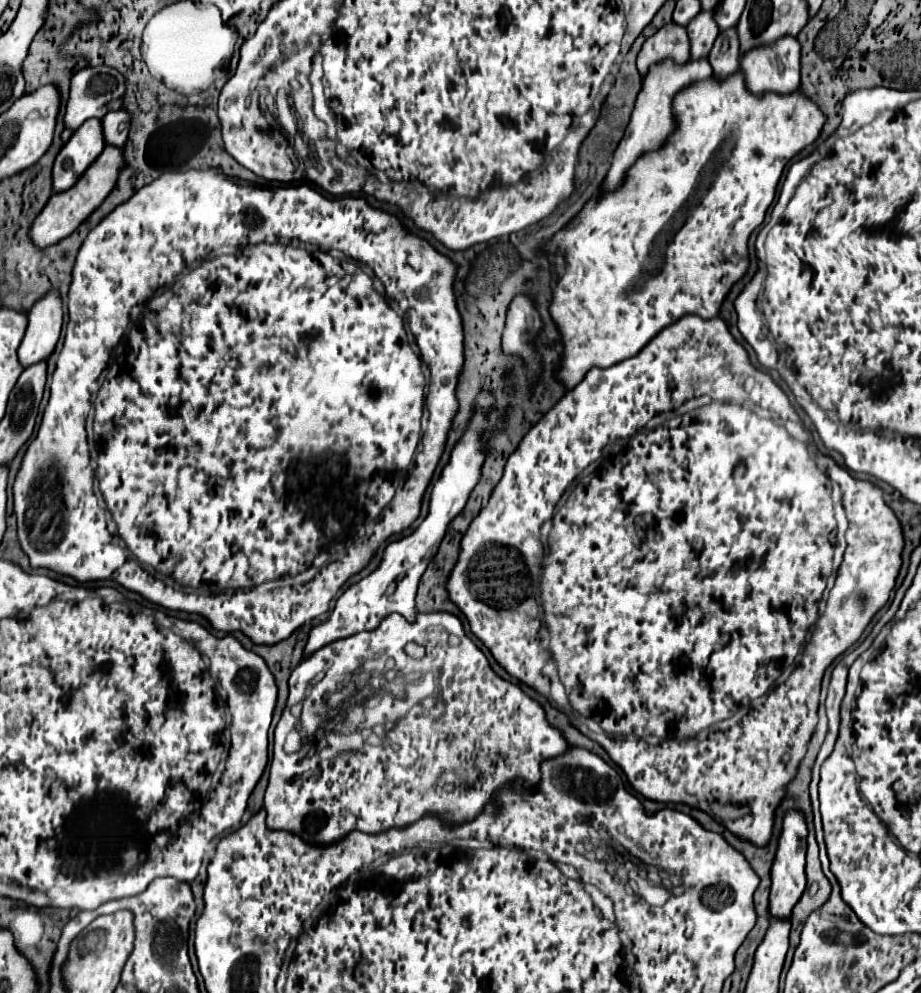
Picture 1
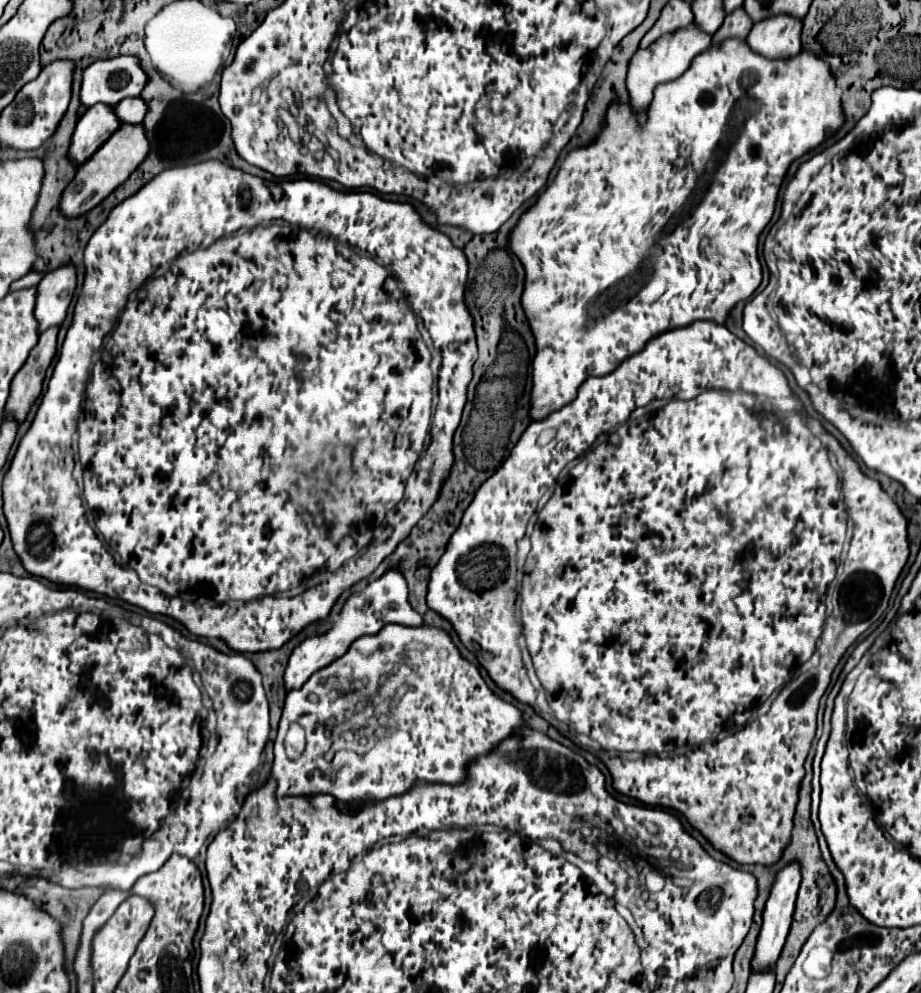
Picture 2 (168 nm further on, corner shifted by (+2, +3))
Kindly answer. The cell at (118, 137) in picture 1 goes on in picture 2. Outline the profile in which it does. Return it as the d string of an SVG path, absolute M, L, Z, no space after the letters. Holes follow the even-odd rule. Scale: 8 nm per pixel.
M126 98L116 104L116 114L122 122L140 124L148 112L148 106L142 98Z

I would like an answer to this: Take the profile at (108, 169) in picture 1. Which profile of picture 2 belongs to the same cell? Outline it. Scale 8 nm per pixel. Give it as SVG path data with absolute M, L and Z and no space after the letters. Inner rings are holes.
M122 124L102 144L102 148L78 168L76 178L68 184L68 188L62 194L60 210L68 218L74 218L74 216L80 216L80 214L92 210L96 204L100 204L114 188L118 188L144 162L148 152L150 152L150 142L146 138L144 126L142 124Z

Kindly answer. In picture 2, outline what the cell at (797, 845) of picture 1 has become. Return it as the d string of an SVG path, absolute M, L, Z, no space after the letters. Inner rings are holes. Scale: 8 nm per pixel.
M790 862L788 866L784 866L778 874L776 874L776 882L772 886L770 898L766 902L764 908L764 922L762 922L762 930L756 942L756 952L752 958L752 972L768 972L776 966L776 960L782 954L788 930L790 930L790 922L792 922L792 912L794 912L794 902L796 902L796 892L800 886L800 868L796 862Z

